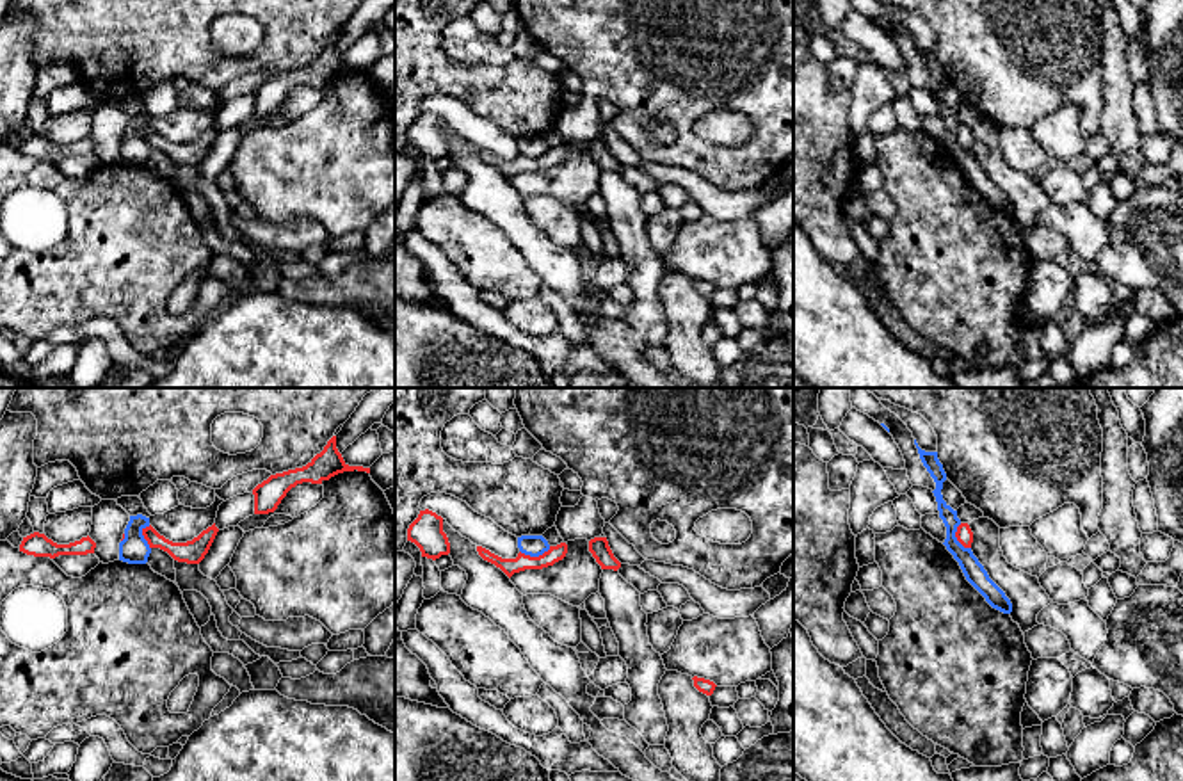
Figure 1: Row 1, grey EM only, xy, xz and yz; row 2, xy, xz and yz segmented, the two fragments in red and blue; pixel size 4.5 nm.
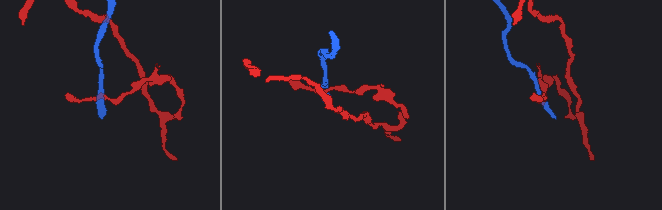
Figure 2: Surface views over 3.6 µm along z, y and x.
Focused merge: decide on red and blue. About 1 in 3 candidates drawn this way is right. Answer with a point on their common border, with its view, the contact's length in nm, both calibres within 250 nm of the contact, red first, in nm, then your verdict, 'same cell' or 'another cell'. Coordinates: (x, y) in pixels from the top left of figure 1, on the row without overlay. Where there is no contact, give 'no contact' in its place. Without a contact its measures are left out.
xz (534, 159) | 150 nm | 80/100 nm | another cell

